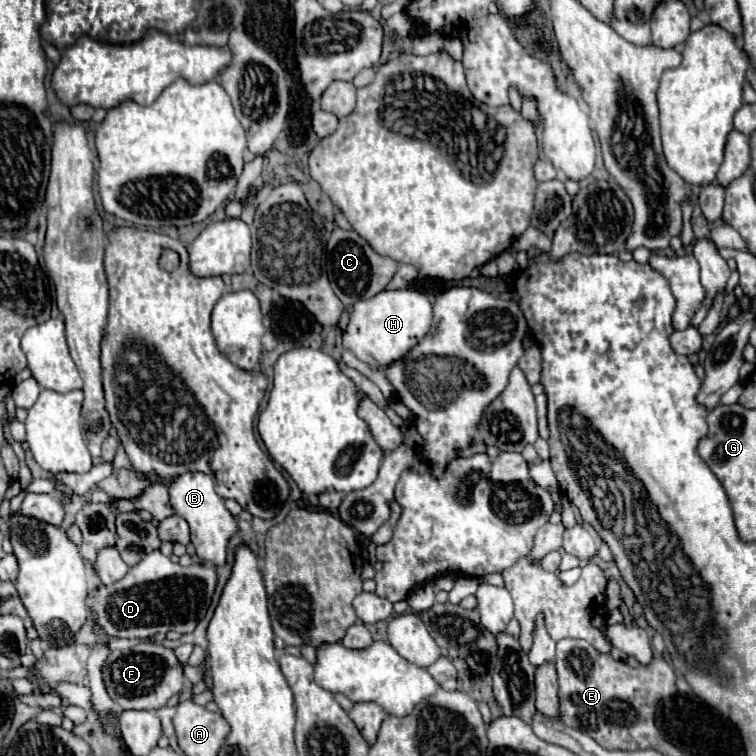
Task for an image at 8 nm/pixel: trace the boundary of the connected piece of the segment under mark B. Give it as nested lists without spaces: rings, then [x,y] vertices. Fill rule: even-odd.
[[[183,473],[169,483],[169,501],[173,511],[183,517],[191,527],[191,543],[197,549],[199,559],[211,561],[213,565],[223,565],[227,557],[227,541],[237,531],[235,517],[225,509],[223,499],[215,493],[213,479],[205,473]]]

